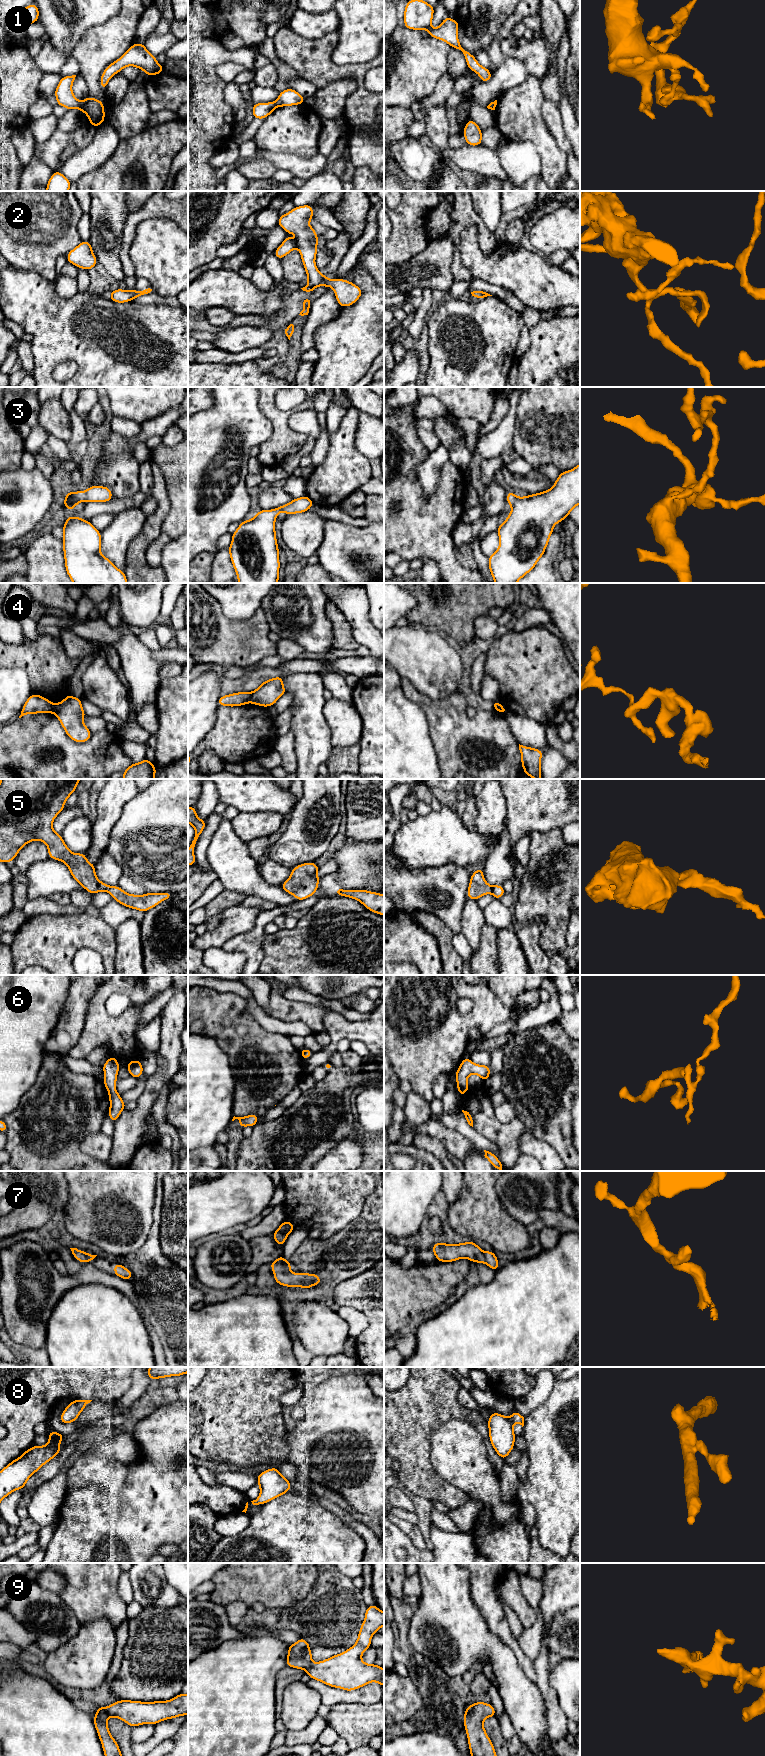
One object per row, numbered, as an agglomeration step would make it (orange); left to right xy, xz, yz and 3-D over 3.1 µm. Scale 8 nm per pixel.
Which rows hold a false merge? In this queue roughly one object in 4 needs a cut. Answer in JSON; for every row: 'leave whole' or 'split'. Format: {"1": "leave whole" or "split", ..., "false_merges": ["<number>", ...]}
{"1": "split", "2": "leave whole", "3": "leave whole", "4": "split", "5": "leave whole", "6": "leave whole", "7": "leave whole", "8": "leave whole", "9": "leave whole", "false_merges": ["1", "4"]}

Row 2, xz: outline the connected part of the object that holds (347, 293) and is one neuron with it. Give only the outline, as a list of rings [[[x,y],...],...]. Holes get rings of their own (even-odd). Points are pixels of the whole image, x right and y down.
[[[297,206],[286,214],[280,215],[278,225],[287,233],[294,233],[296,240],[286,236],[283,243],[276,248],[274,254],[282,259],[291,251],[298,248],[307,273],[308,286],[301,288],[303,291],[312,293],[317,286],[332,287],[340,307],[348,307],[354,304],[362,295],[363,291],[353,282],[345,279],[329,279],[316,267],[317,244],[320,243],[314,227],[308,225],[313,220],[313,206]]]

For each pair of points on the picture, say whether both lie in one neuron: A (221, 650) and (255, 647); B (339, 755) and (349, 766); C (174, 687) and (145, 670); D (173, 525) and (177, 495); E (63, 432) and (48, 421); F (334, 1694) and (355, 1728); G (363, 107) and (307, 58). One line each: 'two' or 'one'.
A: one
B: one
C: two
D: one
E: one
F: two
G: one

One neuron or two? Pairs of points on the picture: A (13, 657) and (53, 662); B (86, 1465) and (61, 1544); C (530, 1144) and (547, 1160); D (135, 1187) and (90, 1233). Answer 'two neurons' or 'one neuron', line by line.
A: one neuron
B: two neurons
C: one neuron
D: one neuron

